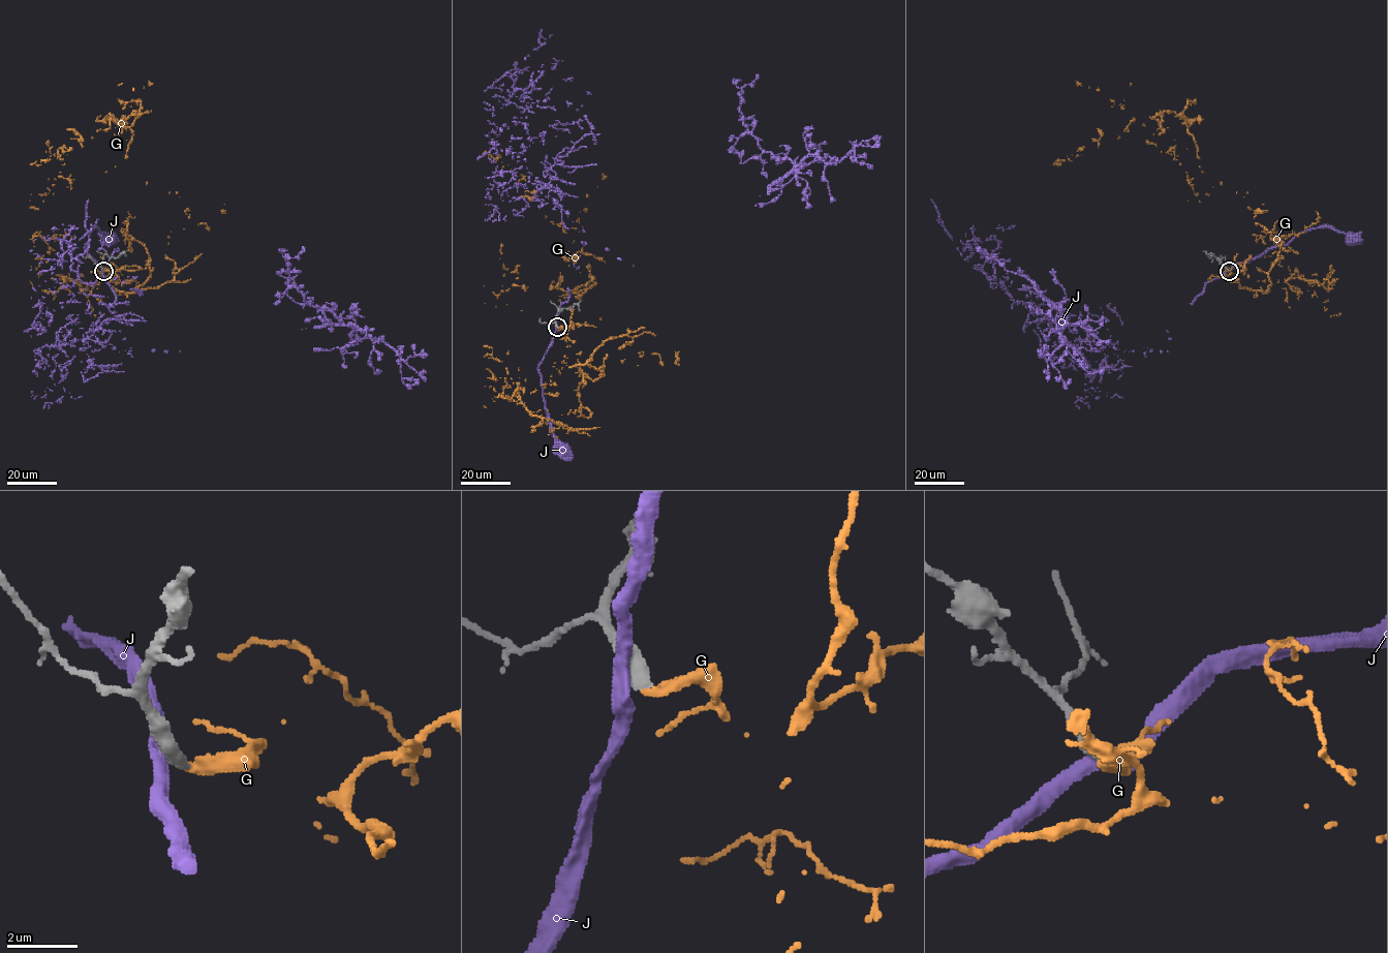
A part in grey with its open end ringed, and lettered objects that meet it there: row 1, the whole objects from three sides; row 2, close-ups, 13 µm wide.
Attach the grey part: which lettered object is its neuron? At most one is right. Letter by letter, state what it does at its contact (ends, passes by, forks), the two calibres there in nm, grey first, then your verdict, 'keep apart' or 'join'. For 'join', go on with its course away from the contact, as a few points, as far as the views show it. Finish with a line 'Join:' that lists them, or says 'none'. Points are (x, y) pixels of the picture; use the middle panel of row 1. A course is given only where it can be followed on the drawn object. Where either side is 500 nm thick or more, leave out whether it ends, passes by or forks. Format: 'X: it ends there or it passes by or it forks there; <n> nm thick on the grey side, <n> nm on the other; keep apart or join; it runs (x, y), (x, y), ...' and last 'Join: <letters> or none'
G: it ends there; 360 nm thick on the grey side, 280 nm on the other; join; it runs (557, 327), (566, 365), (491, 387), (500, 246), (579, 231), (603, 173)
J: 550 nm thick on the grey side, 360 nm on the other; keep apart
Join: G

